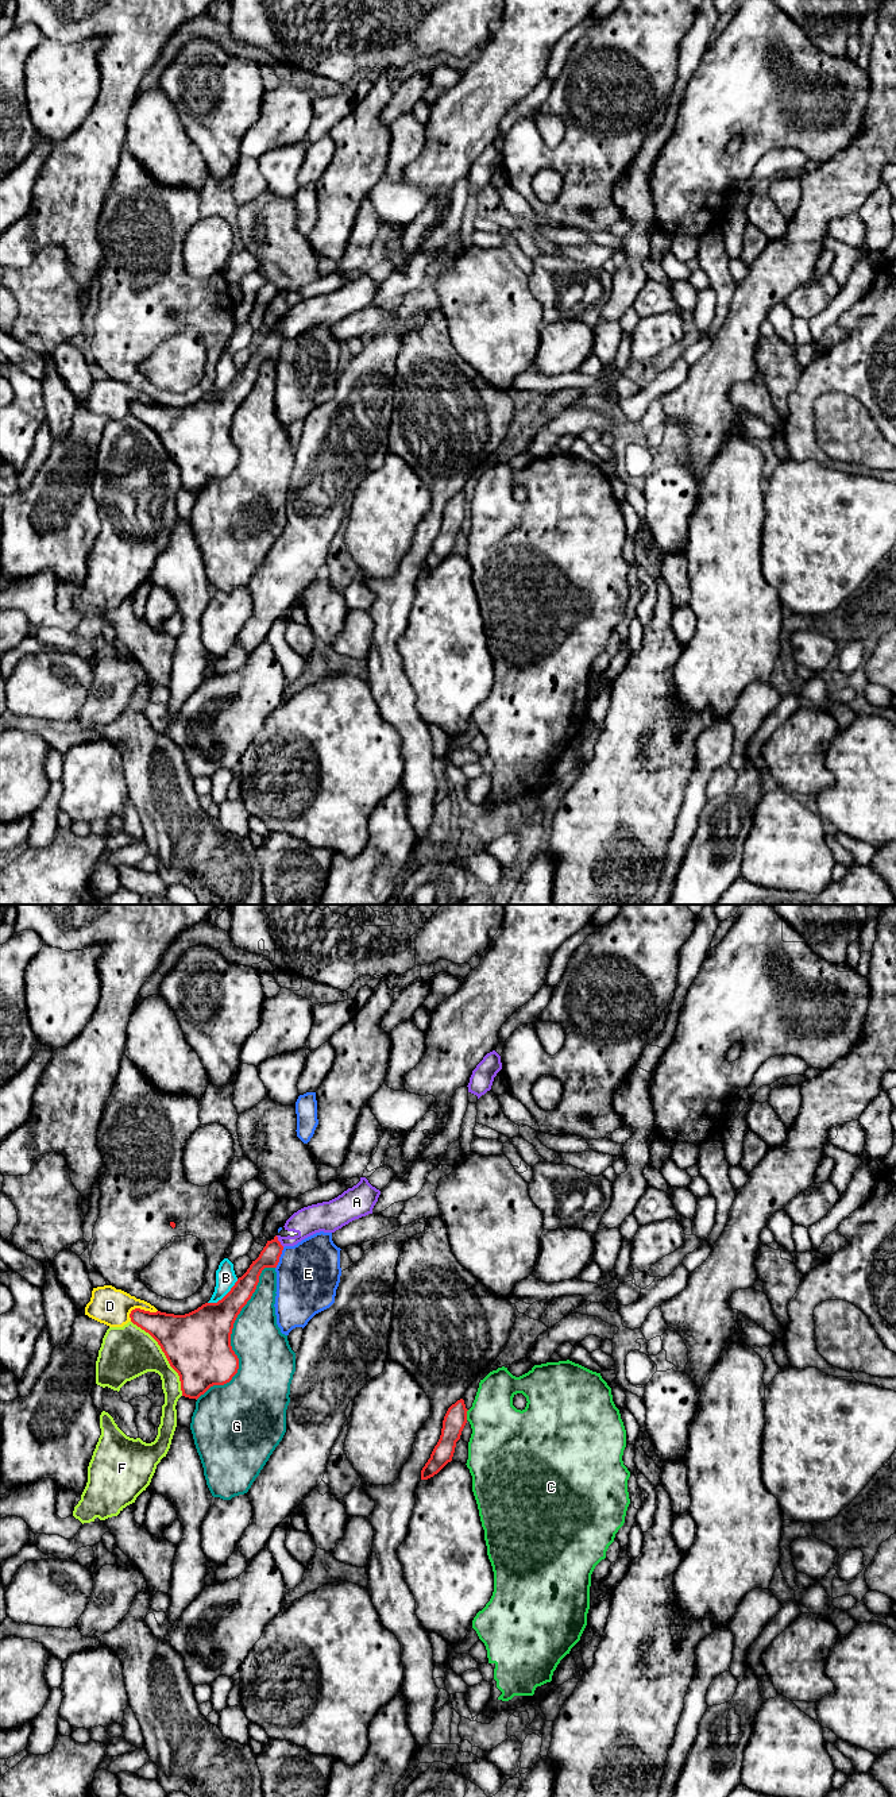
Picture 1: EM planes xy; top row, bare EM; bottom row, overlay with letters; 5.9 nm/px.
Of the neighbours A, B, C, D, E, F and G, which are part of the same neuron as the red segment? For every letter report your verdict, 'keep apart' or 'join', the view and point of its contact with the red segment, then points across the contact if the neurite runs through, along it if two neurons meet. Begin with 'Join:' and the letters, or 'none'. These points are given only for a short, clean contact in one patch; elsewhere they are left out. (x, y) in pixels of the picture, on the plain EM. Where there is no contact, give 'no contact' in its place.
Join: A
A: join; meets red in xy at (278, 334); runs through xy (269, 350), (278, 334), (296, 332), (308, 313)
B: keep apart; meets red in xy at (226, 388)
C: keep apart; meets red in xy at (466, 508)
D: keep apart; meets red in xy at (141, 403)
E: keep apart; meets red in xy at (278, 351)
F: keep apart; meets red in xy at (165, 447)
G: keep apart; meets red in xy at (230, 430)

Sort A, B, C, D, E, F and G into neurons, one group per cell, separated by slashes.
A / B D / C / E / F / G

